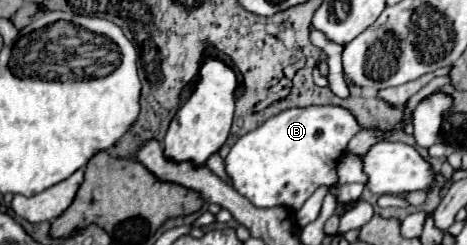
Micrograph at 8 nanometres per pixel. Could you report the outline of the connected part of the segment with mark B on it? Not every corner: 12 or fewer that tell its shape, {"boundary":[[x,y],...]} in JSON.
{"boundary":[[293,107],[225,167],[255,207],[297,213],[337,183],[361,131],[345,107]]}

